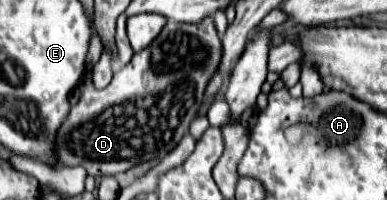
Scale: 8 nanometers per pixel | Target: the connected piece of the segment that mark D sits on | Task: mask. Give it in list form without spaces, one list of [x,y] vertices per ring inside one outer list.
[[[203,18],[197,24],[167,22],[151,46],[117,70],[113,82],[103,90],[93,86],[91,68],[87,68],[79,84],[81,100],[57,130],[57,162],[83,166],[91,176],[109,176],[153,158],[161,160],[187,134],[219,58],[221,40],[213,18]]]

